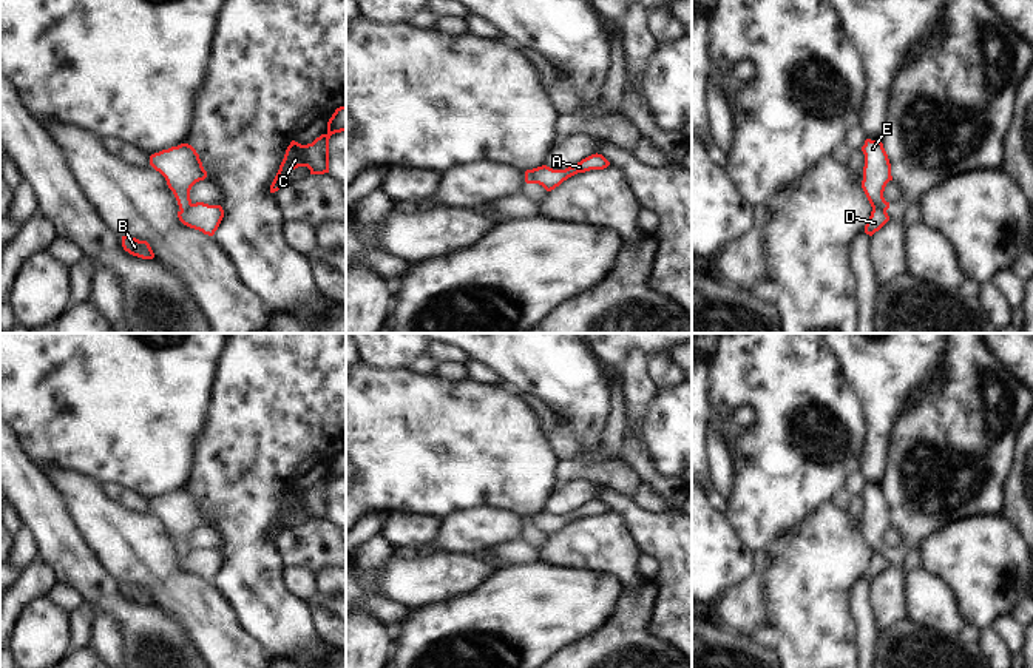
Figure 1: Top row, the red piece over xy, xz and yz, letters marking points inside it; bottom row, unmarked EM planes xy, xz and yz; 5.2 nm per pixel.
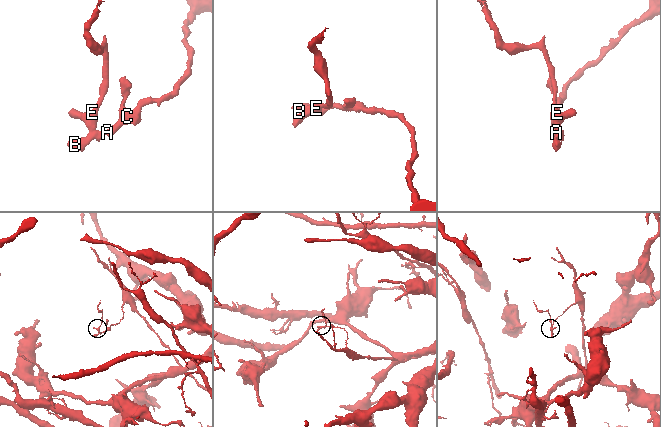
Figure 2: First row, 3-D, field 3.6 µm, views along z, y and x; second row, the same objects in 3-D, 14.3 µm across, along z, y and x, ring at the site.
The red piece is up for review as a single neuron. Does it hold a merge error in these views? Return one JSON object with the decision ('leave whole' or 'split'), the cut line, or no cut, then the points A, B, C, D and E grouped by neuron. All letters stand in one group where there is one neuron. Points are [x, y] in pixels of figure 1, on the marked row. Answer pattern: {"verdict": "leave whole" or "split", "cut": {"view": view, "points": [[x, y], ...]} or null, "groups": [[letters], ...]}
{"verdict": "split", "cut": {"view": "yz", "points": [[873, 207], [885, 210]]}, "groups": [["A", "B", "C", "D"], ["E"]]}

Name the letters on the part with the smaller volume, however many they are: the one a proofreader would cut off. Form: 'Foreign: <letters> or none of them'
Foreign: E

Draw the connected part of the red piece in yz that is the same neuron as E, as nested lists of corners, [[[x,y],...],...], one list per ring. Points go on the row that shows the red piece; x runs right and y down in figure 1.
[[[866,139],[862,147],[865,154],[863,180],[862,188],[872,208],[889,208],[889,202],[885,201],[883,191],[891,176],[891,164],[882,142]]]

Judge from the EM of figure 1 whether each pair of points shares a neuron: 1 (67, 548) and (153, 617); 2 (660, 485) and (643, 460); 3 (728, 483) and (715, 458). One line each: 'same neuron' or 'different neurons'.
1: same neuron
2: same neuron
3: same neuron

